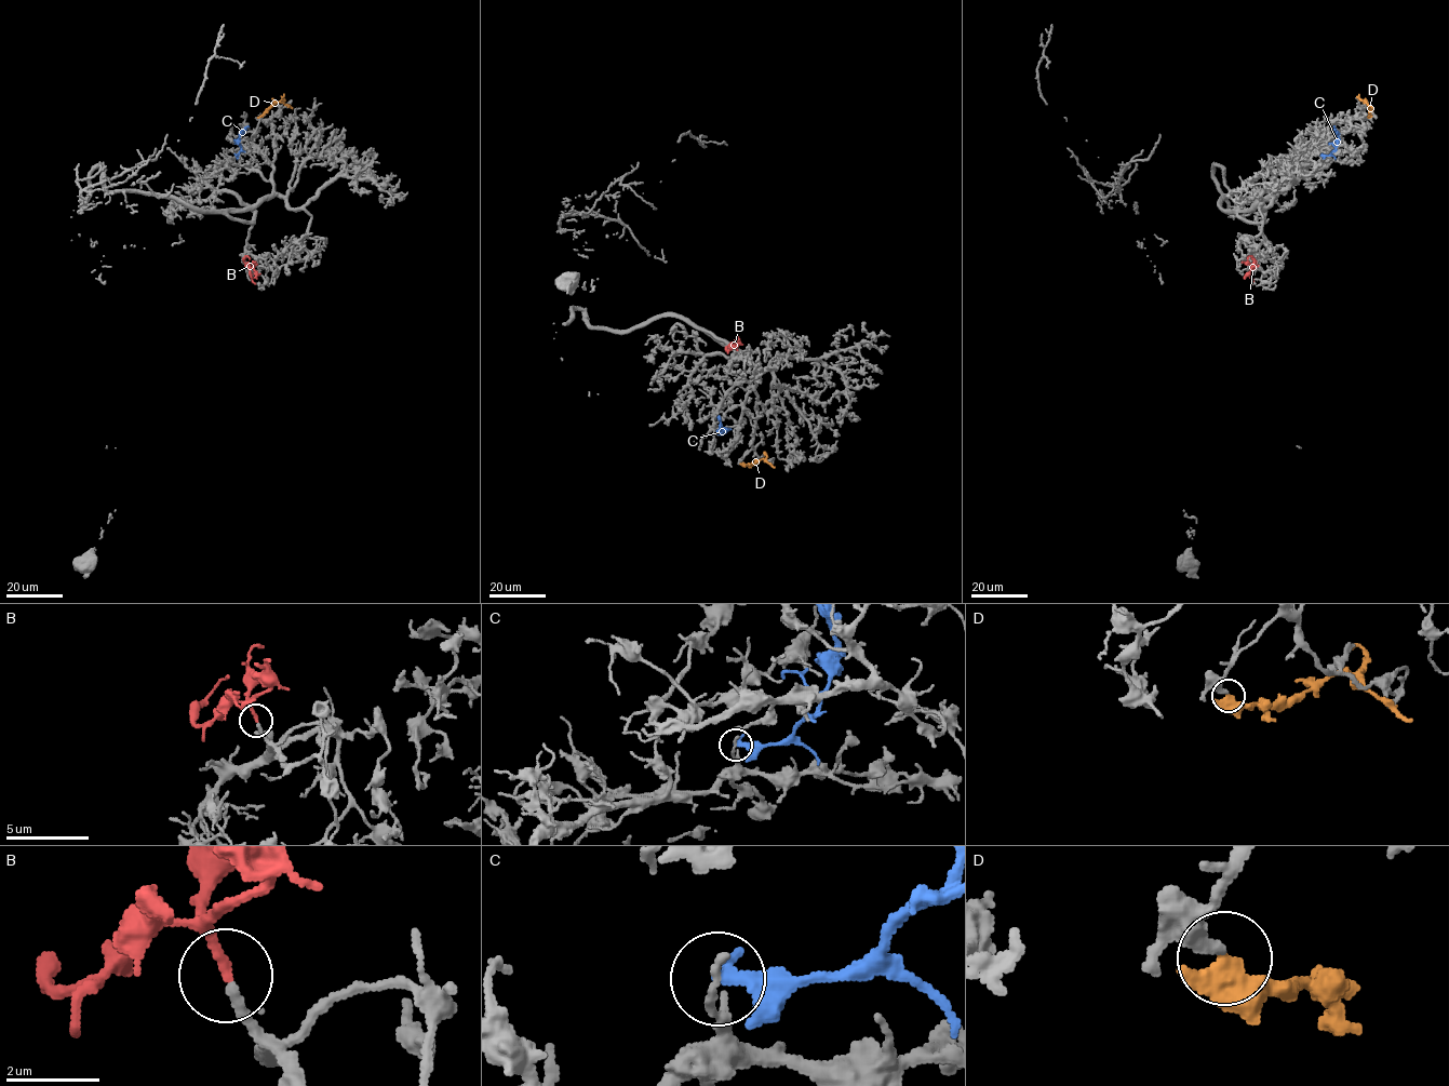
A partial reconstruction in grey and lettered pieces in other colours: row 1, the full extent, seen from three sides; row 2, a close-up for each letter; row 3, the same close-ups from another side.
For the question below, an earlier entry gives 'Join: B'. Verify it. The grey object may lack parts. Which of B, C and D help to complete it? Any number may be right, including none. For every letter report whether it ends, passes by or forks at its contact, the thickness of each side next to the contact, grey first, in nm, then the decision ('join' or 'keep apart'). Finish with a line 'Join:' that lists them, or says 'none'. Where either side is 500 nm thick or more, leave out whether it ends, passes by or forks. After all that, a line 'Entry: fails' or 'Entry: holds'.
B: it ends there; 200 nm thick on the grey side, 220 nm on the other; join
C: it ends there; 190 nm thick on the grey side, 320 nm on the other; keep apart
D: 300 nm thick on the grey side, 600 nm on the other; keep apart
Join: B
Entry: holds

